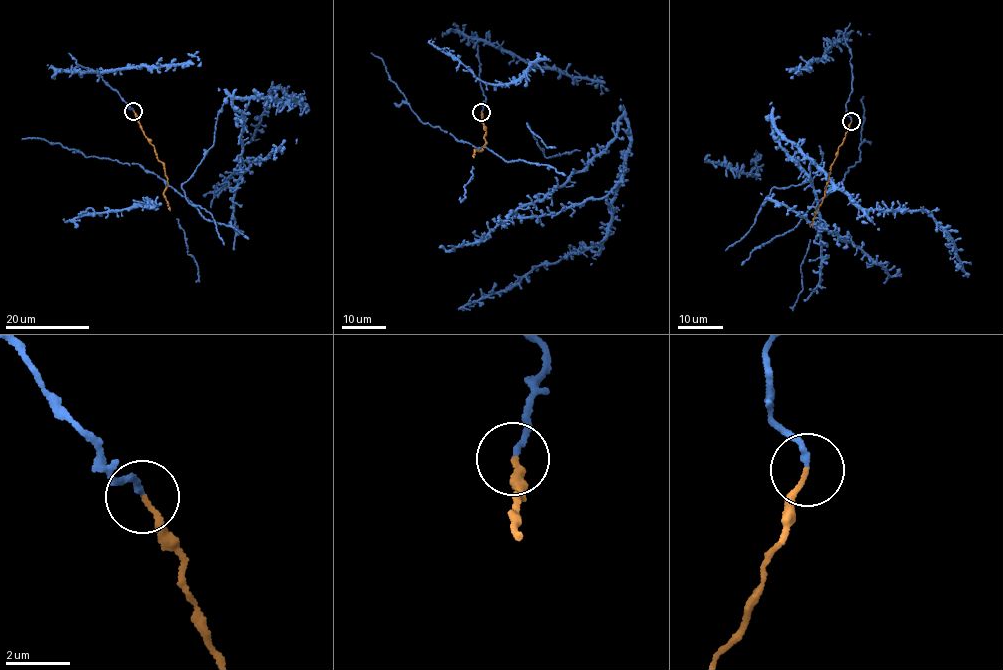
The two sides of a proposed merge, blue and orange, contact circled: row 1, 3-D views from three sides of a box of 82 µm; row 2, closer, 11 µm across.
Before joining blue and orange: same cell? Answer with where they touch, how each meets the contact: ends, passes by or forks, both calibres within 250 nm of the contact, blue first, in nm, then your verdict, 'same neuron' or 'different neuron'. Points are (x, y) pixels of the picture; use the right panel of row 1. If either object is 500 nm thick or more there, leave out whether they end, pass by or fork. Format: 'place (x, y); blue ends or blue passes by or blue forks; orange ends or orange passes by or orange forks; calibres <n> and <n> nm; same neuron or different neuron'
place (851, 121); blue ends; orange ends; calibres 150 and 150 nm; same neuron

